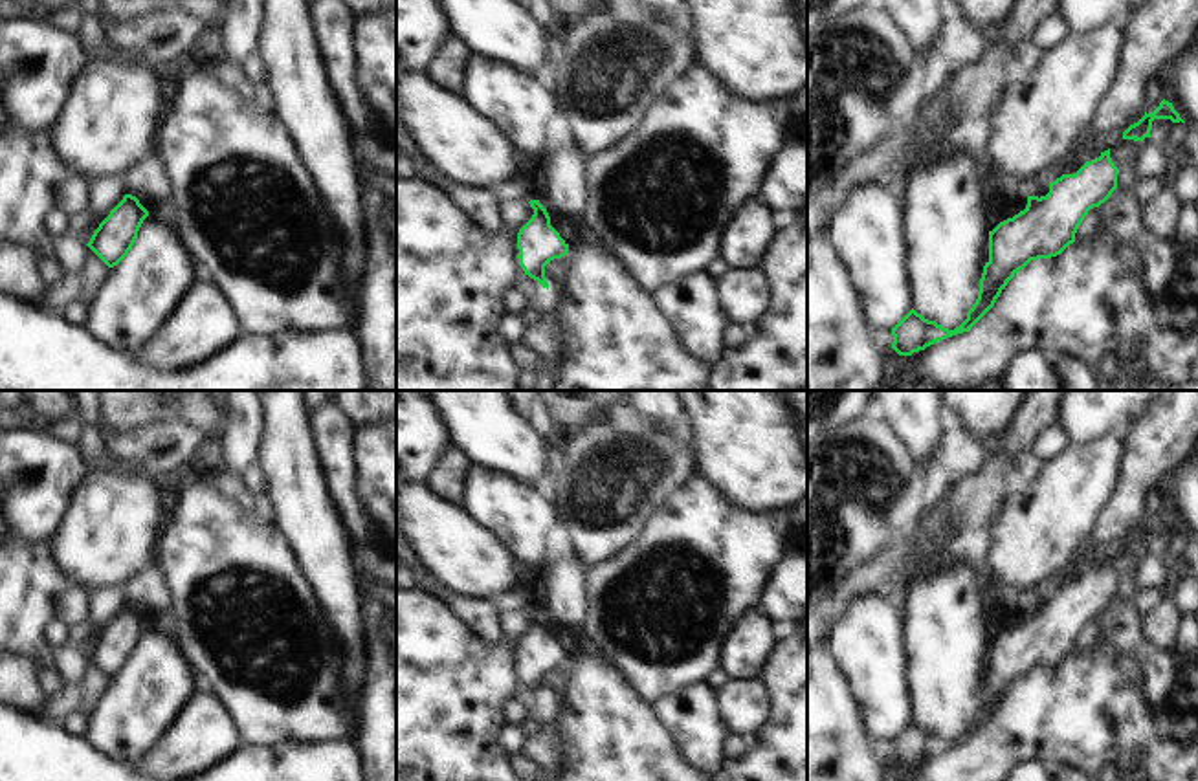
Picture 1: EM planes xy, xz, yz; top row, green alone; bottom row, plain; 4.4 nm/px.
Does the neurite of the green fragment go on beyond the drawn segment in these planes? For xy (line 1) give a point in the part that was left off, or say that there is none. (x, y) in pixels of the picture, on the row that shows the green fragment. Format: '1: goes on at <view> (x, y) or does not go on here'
1: does not go on here

